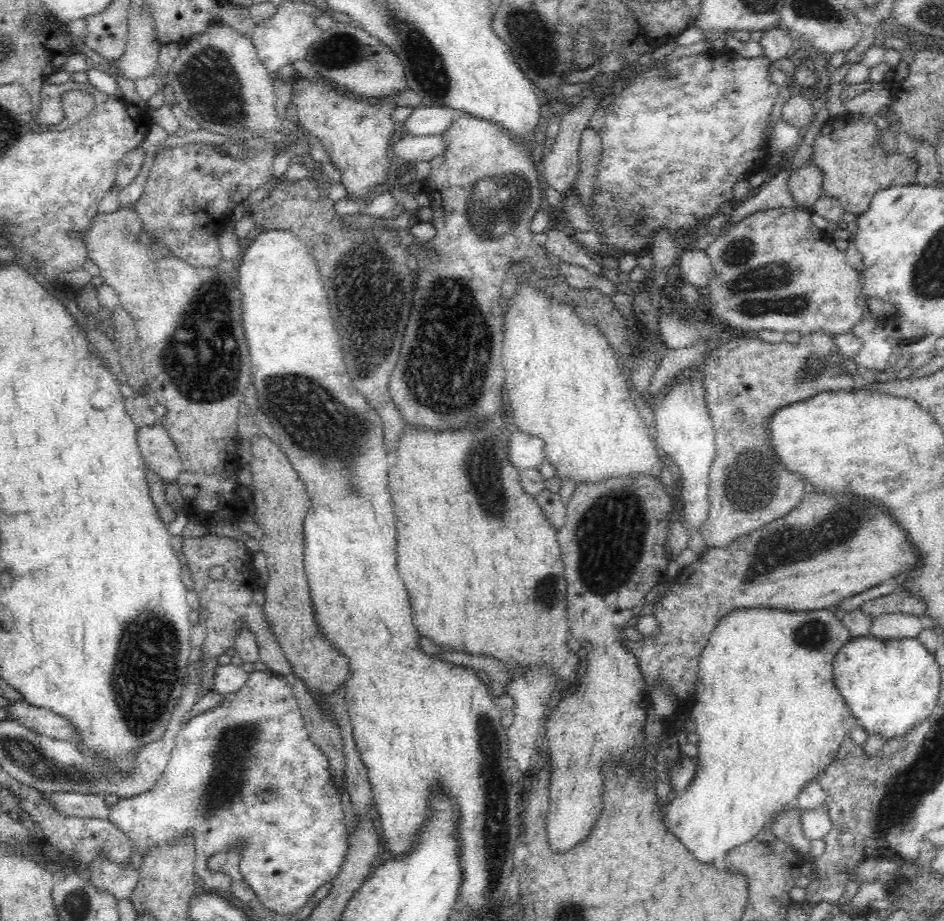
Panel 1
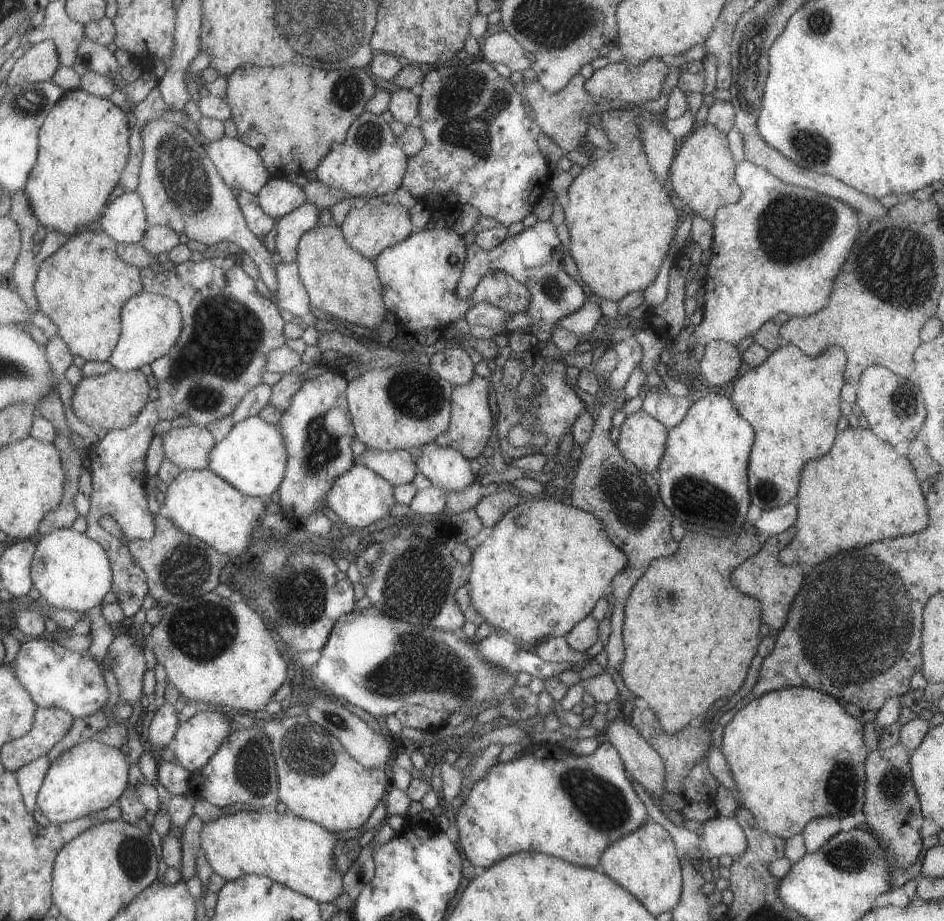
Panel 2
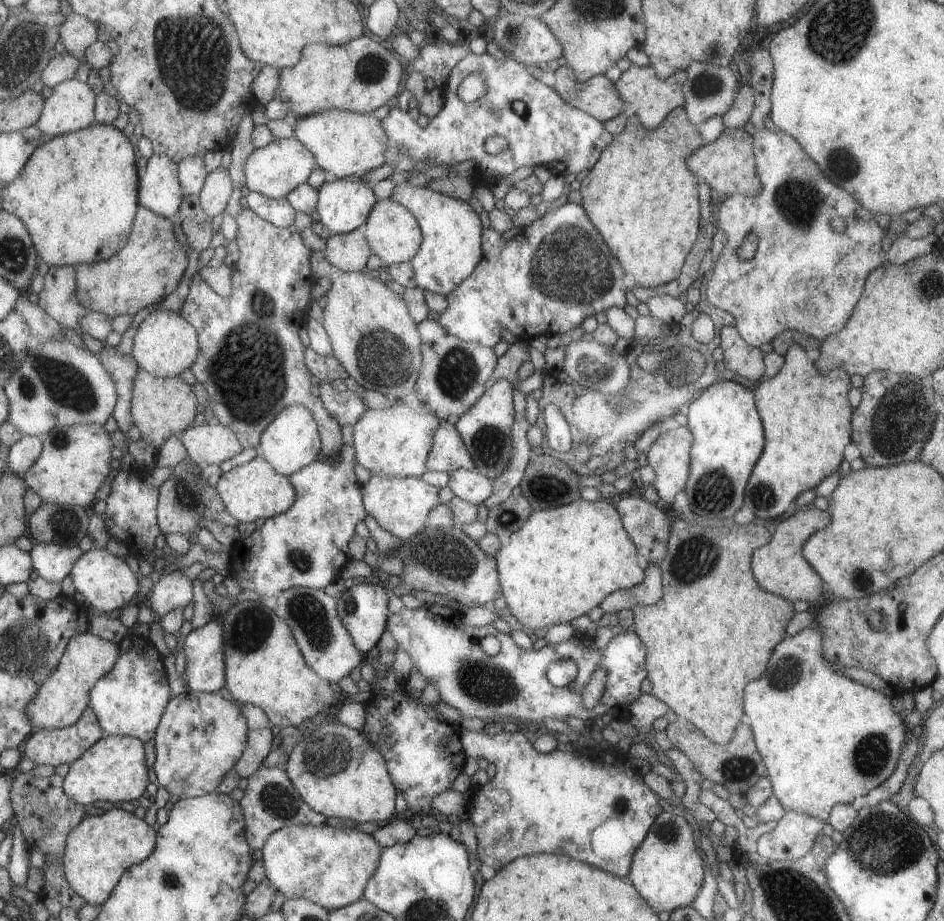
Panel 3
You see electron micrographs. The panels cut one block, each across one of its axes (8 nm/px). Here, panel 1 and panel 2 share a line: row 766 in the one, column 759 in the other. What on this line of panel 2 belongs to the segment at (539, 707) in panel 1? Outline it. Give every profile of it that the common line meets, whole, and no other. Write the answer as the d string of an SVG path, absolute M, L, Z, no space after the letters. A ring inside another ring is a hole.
M793 497L783 506L775 507L768 511L761 511L761 515L749 529L764 532L765 536L783 532L796 521L798 513L797 501L796 497Z

